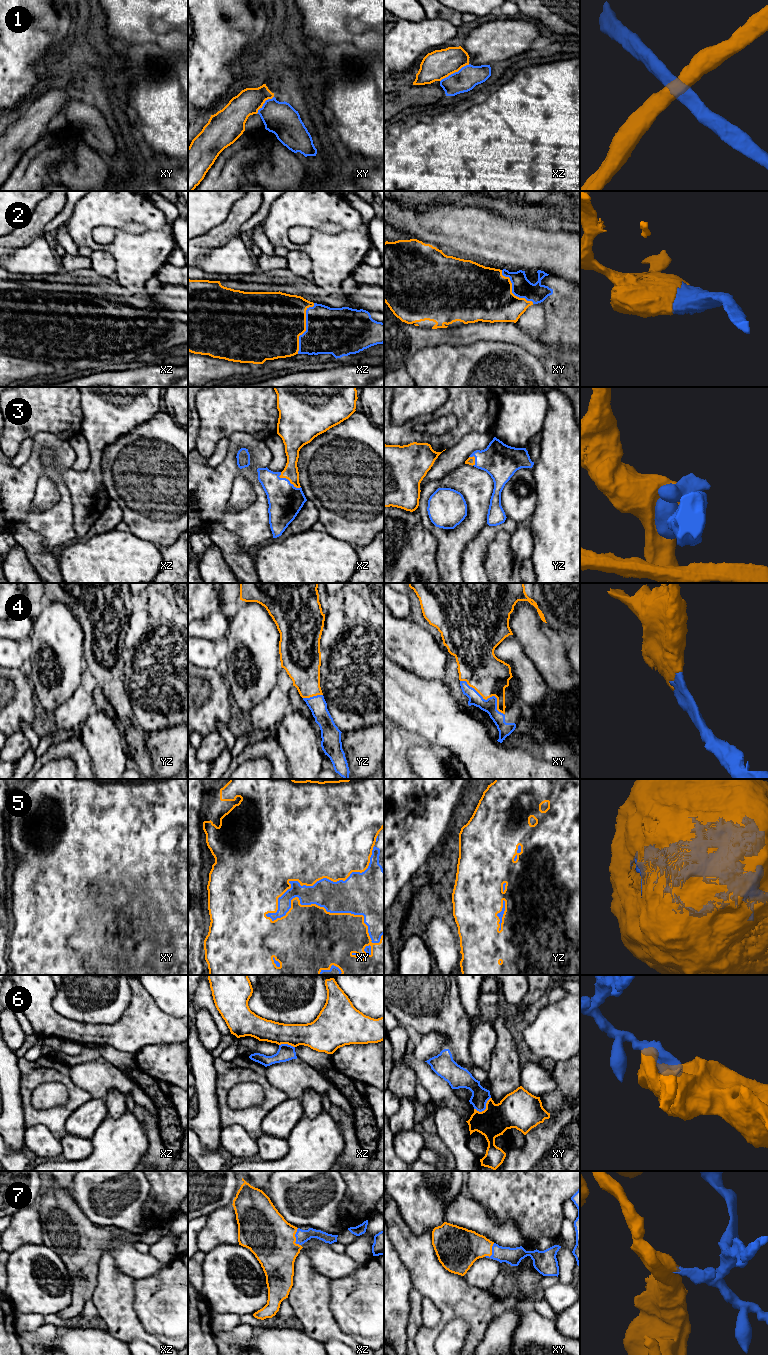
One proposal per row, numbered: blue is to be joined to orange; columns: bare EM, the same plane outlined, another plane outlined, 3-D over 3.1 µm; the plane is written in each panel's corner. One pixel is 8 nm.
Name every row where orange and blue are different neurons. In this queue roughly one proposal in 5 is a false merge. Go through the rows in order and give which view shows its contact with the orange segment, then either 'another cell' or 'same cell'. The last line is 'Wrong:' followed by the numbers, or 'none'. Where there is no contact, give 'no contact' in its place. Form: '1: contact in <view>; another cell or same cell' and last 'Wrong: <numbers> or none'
1: contact in xz; another cell
2: contact in xz; same cell
3: contact in xz; same cell
4: contact in xy; same cell
5: contact in xy; same cell
6: contact in xy; another cell
7: contact in xz; same cell
Wrong: 1, 6

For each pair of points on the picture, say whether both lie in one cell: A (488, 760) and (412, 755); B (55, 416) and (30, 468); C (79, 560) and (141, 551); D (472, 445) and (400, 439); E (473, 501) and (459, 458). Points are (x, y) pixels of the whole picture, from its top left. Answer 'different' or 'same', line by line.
A: different
B: different
C: same
D: different
E: different

